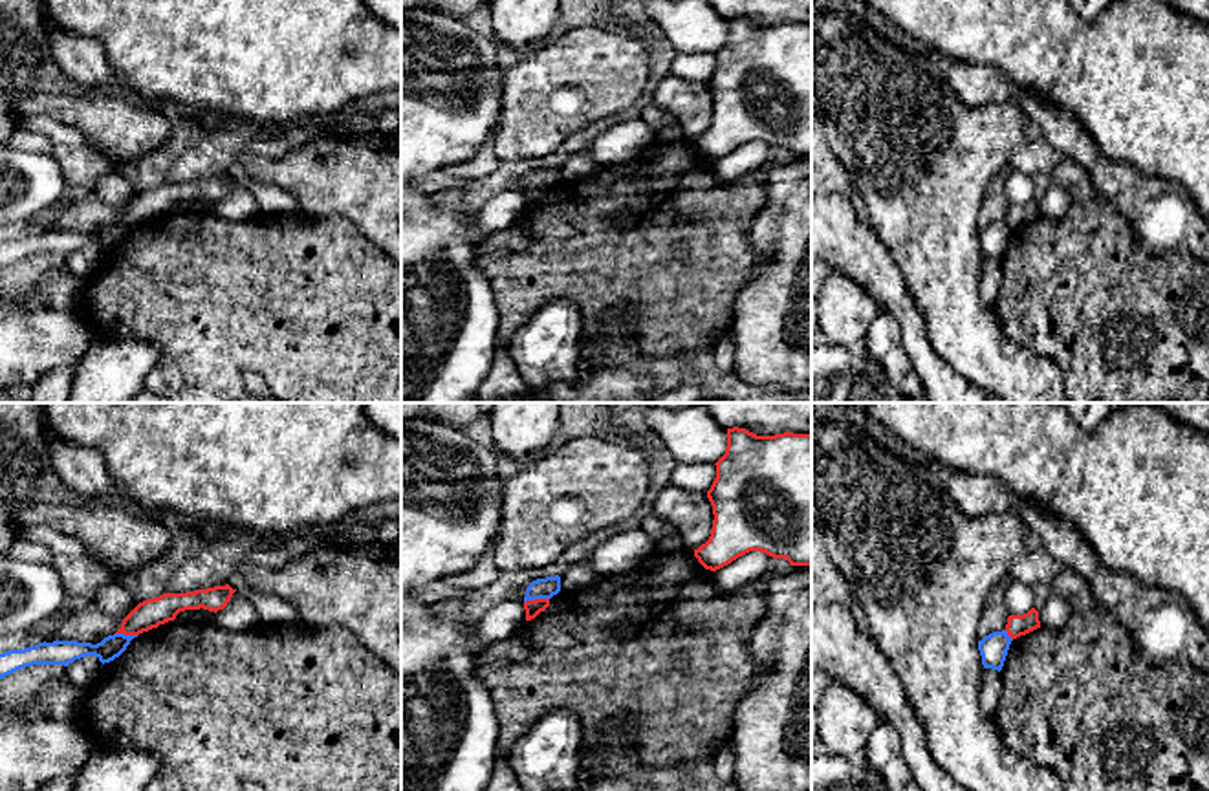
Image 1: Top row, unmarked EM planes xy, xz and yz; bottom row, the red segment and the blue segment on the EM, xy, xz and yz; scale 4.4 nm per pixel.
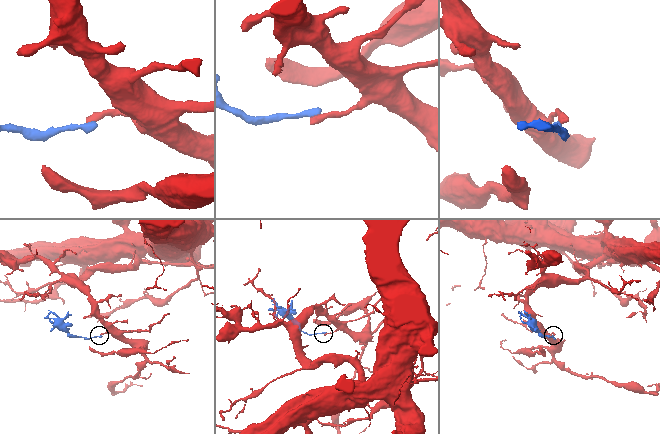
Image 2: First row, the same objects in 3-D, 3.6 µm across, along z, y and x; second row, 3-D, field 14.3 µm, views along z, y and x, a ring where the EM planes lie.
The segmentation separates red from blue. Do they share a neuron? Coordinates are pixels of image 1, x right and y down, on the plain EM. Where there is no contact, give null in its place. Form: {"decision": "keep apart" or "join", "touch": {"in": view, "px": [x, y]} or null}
{"decision": "keep apart", "touch": {"in": "xz", "px": [535, 189]}}

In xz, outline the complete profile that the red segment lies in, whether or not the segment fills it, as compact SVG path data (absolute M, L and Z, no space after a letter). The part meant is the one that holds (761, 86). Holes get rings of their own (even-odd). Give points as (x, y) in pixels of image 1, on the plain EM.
M733 16L727 18L725 44L714 55L716 68L707 81L714 110L709 130L694 139L698 152L716 161L749 141L762 141L791 156L811 156L811 24L757 26Z

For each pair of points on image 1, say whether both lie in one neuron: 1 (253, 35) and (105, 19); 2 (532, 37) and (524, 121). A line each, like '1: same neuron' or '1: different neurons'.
1: same neuron
2: different neurons

